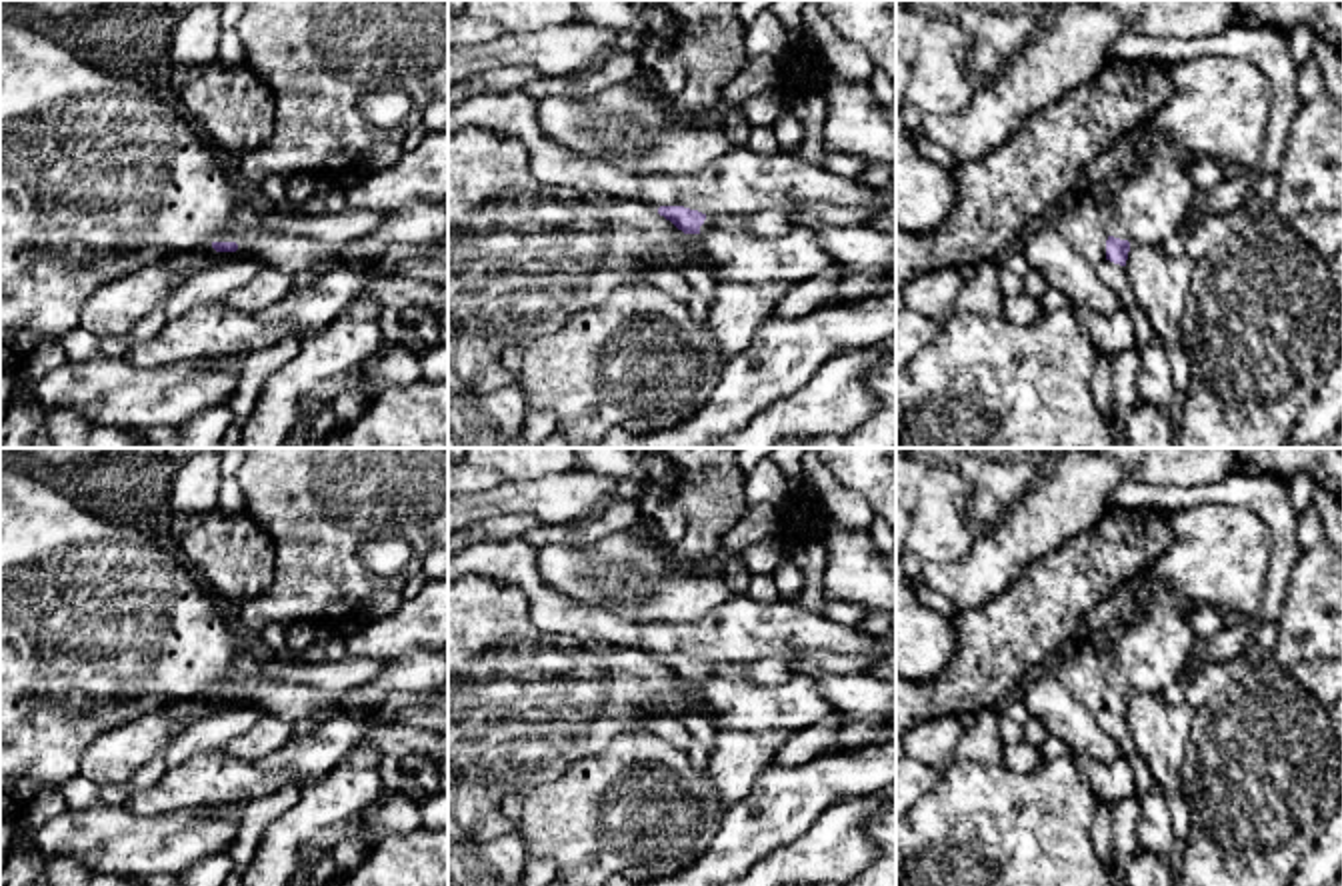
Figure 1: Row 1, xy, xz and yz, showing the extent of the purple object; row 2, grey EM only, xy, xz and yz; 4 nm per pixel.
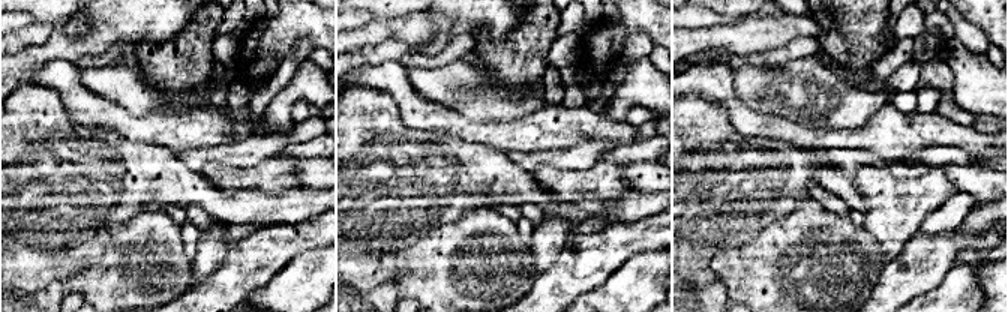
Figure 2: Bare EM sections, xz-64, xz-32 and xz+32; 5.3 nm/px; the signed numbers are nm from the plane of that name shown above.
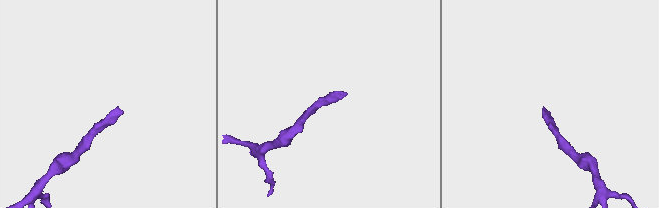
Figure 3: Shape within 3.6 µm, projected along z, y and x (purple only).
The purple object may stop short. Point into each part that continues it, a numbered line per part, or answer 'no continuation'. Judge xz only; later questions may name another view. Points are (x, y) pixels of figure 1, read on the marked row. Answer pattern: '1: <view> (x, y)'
1: xz (772, 222)

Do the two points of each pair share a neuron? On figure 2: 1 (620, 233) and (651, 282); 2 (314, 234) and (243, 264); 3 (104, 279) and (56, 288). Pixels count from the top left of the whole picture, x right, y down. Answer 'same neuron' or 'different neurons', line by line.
1: different neurons
2: same neuron
3: different neurons

